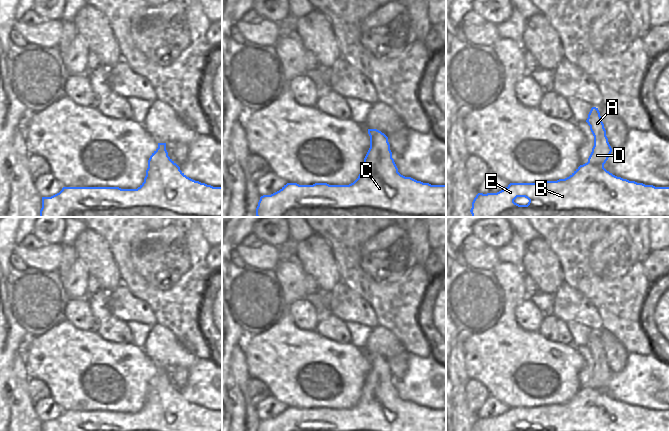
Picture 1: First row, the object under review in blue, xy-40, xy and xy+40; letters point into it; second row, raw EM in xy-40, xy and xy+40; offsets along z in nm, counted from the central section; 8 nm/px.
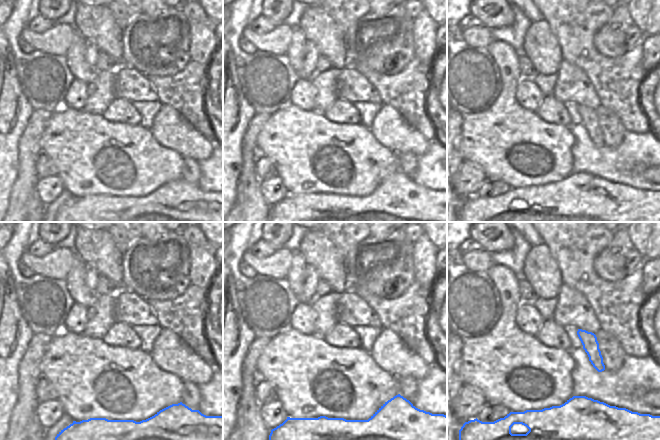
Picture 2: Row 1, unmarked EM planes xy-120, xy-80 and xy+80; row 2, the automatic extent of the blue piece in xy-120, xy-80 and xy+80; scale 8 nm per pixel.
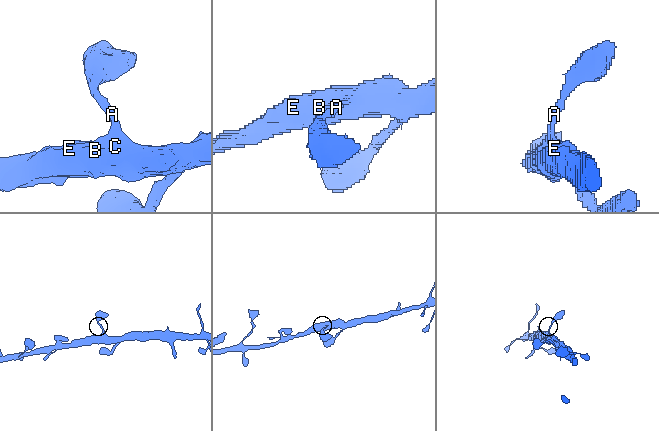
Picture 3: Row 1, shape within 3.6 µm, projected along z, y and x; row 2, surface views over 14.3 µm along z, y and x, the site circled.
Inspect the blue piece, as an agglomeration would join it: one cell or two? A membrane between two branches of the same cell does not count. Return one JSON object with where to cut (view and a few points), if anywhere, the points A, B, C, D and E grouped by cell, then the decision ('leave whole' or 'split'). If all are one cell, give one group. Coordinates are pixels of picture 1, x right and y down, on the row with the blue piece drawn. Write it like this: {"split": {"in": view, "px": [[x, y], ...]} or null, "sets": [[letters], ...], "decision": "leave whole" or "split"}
{"split": null, "sets": [["A", "B", "C", "D", "E"]], "decision": "leave whole"}

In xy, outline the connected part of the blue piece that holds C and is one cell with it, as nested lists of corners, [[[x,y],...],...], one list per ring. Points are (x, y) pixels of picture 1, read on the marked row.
[[[368,129],[370,136],[370,148],[364,158],[358,178],[349,185],[329,185],[327,183],[315,183],[313,185],[299,185],[287,183],[279,191],[271,195],[260,197],[256,208],[257,217],[446,217],[446,185],[431,185],[417,181],[411,177],[405,177],[398,172],[398,168],[392,158],[388,137],[377,129]]]

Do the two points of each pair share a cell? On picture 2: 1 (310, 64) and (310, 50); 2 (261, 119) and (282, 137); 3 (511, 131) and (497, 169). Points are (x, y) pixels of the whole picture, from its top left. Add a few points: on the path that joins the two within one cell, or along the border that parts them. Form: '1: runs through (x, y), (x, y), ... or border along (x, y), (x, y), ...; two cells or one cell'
1: runs through (310, 61), (310, 53); one cell
2: border along (270, 115), (257, 137), (256, 144); two cells
3: runs through (508, 140), (508, 145), (504, 149), (501, 160); one cell

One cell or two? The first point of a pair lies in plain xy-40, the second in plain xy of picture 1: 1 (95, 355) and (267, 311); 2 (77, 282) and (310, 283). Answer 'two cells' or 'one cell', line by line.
1: two cells
2: two cells

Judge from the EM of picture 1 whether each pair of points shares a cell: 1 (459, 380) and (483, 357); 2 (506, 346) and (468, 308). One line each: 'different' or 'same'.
1: different
2: different

